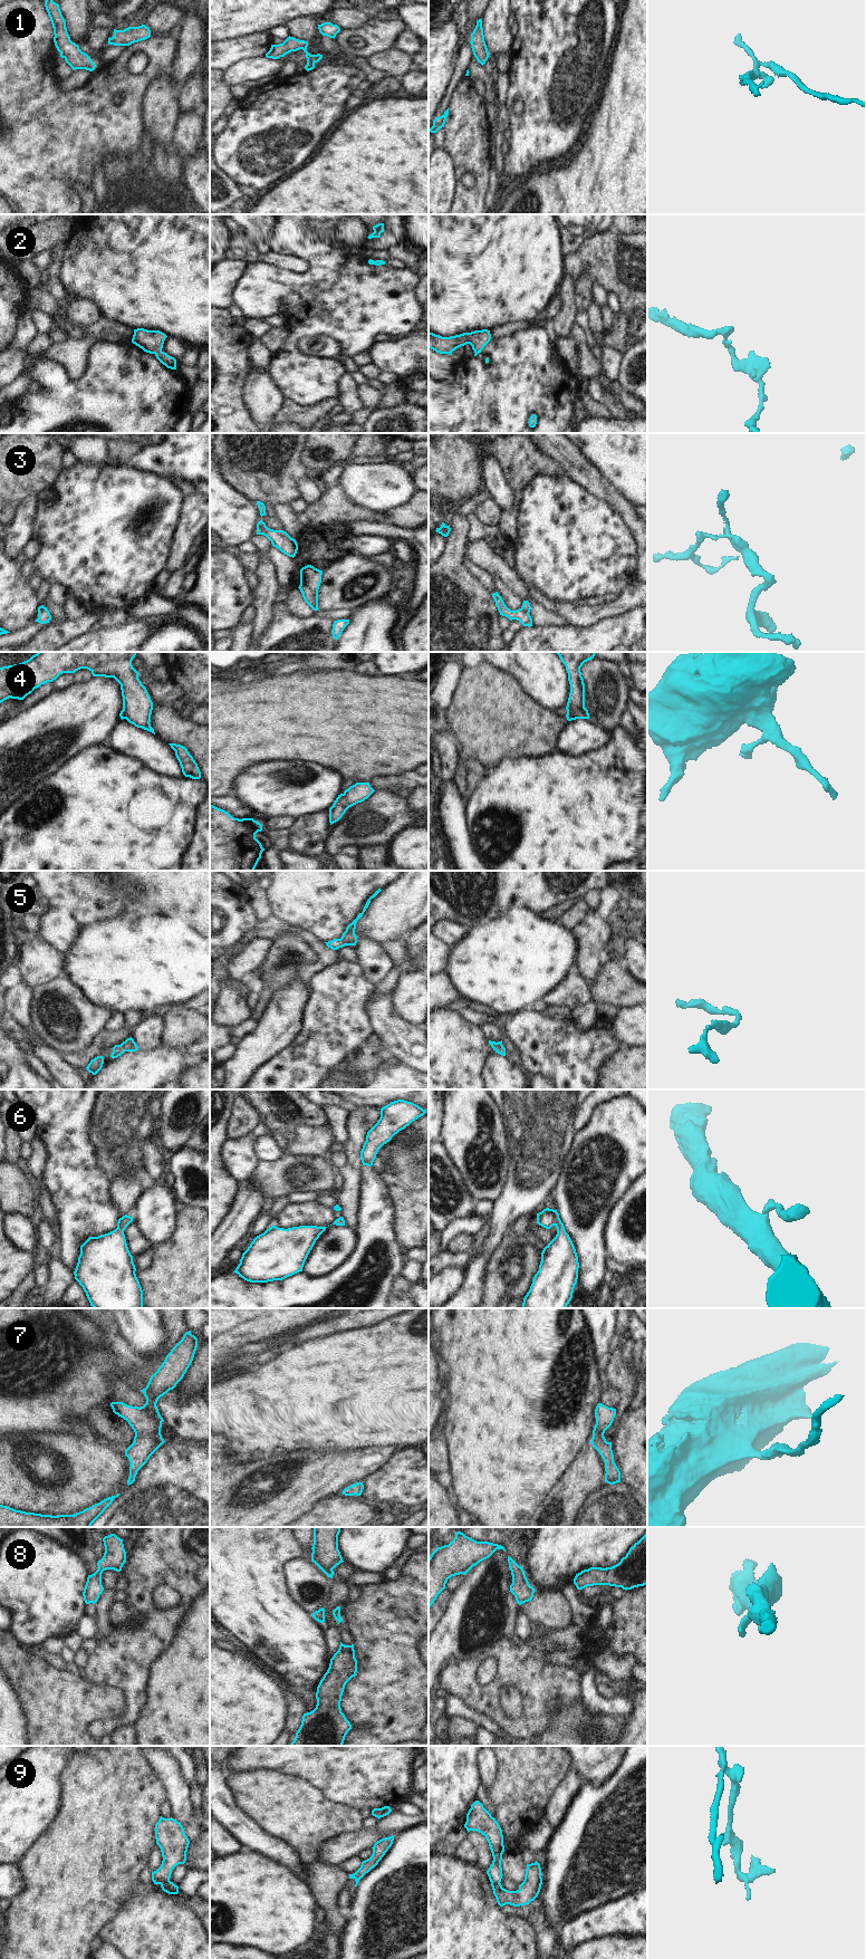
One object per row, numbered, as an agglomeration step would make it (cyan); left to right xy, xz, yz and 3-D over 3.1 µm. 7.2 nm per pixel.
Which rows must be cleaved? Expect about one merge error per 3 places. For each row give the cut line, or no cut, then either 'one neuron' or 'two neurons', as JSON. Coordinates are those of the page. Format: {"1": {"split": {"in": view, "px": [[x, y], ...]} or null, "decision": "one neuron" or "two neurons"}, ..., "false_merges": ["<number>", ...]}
{"1": {"split": null, "decision": "one neuron"}, "2": {"split": null, "decision": "one neuron"}, "3": {"split": {"in": "yz", "px": [[520, 608], [528, 613]]}, "decision": "two neurons"}, "4": {"split": {"in": "yz", "px": [[584, 707], [575, 714], [575, 719]]}, "decision": "two neurons"}, "5": {"split": null, "decision": "one neuron"}, "6": {"split": null, "decision": "one neuron"}, "7": {"split": null, "decision": "one neuron"}, "8": {"split": null, "decision": "one neuron"}, "9": {"split": {"in": "xy", "px": [[169, 1879], [161, 1884]]}, "decision": "two neurons"}, "false_merges": ["3", "4", "9"]}

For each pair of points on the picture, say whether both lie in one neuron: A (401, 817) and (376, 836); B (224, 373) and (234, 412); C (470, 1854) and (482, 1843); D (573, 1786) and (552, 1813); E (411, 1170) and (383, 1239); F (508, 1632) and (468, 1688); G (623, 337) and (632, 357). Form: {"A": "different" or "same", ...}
{"A": "same", "B": "same", "C": "different", "D": "same", "E": "different", "F": "different", "G": "different"}

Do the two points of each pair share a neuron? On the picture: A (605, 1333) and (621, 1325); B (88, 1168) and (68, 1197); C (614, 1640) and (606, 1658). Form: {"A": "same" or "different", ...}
{"A": "different", "B": "same", "C": "different"}

